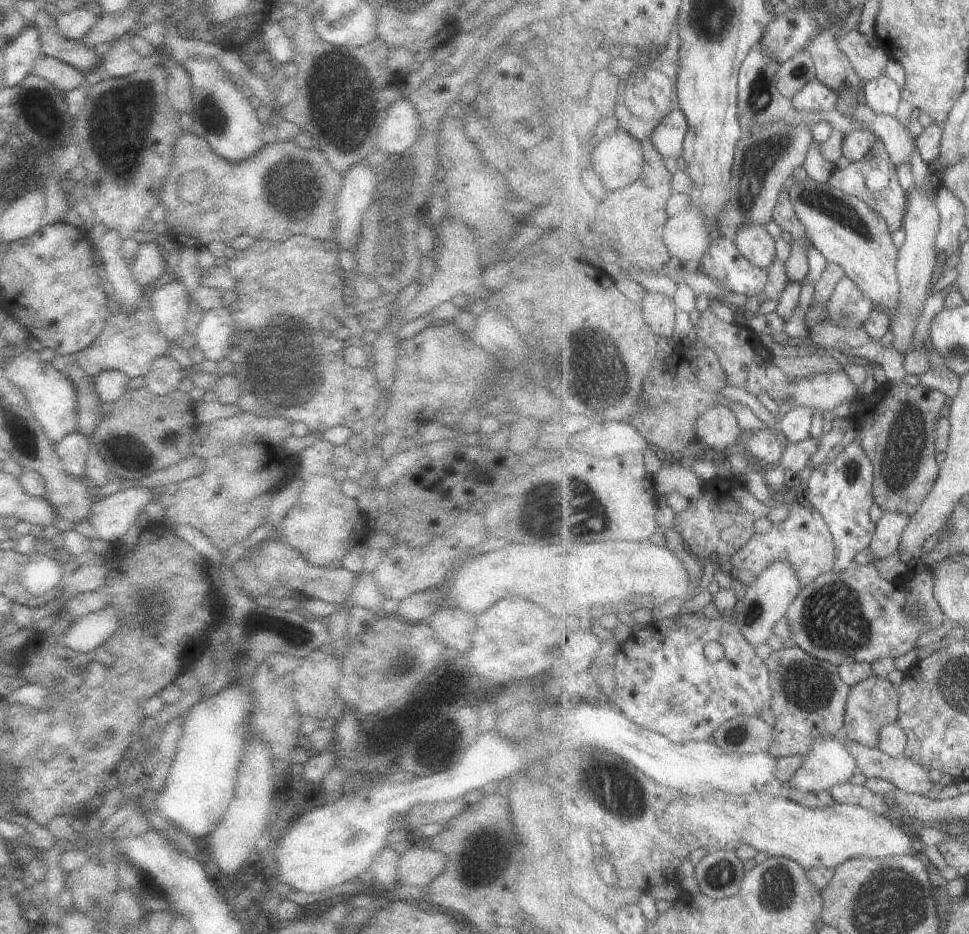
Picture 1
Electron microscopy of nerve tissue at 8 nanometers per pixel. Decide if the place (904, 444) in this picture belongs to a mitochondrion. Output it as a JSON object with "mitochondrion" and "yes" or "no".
{"mitochondrion":"yes"}

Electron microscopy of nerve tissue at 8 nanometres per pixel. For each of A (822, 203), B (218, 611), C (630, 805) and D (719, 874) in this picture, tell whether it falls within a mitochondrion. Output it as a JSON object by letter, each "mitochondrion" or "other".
{"A":"mitochondrion","B":"other","C":"mitochondrion","D":"mitochondrion"}

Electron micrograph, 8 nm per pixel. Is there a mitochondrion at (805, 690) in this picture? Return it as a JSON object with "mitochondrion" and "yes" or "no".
{"mitochondrion":"yes"}

